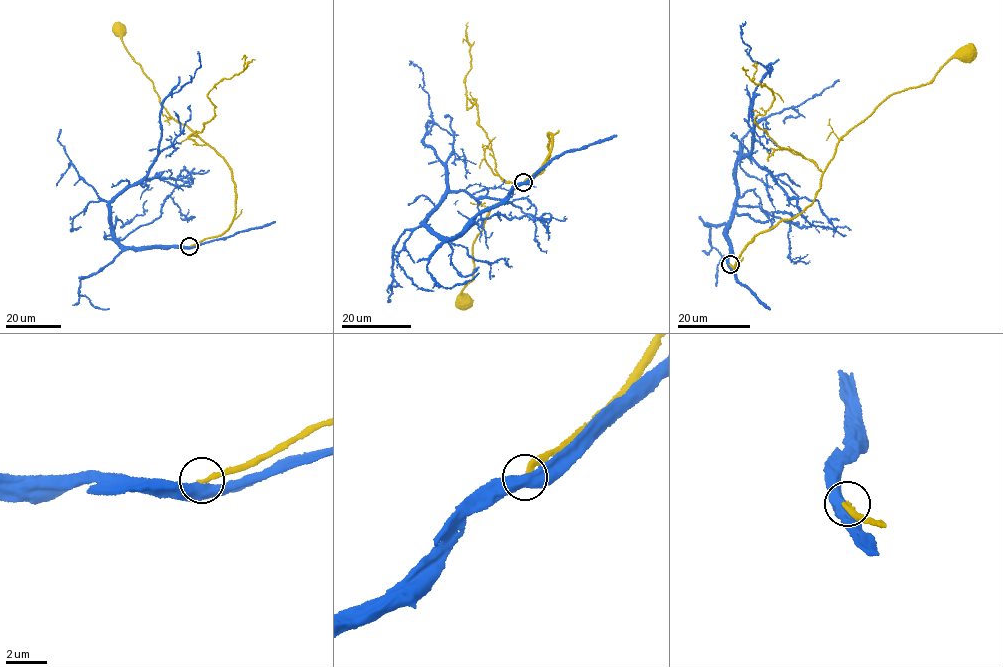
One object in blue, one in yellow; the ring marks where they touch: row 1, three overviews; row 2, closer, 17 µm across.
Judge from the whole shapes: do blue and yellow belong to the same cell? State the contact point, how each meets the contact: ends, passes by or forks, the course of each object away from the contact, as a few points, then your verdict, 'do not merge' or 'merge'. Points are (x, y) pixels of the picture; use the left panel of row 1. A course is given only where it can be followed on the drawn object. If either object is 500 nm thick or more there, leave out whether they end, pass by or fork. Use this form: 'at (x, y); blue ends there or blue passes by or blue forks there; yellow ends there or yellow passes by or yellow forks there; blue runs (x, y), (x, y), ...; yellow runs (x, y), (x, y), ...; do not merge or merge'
at (189, 246); blue runs (189, 246), (123, 245), (111, 231), (110, 205), (157, 155), (161, 106), (191, 81), (200, 66), (198, 51); yellow runs (189, 246), (228, 229), (235, 200), (232, 170), (168, 114), (125, 48), (124, 29), (119, 30); do not merge

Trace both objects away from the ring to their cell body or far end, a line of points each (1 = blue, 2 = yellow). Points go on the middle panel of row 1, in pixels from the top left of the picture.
1: (523, 183), (460, 234), (441, 238), (423, 222), (446, 175), (421, 141), (432, 112), (409, 63)
2: (523, 183), (548, 157), (548, 132), (544, 172), (493, 206), (476, 237), (463, 301)

